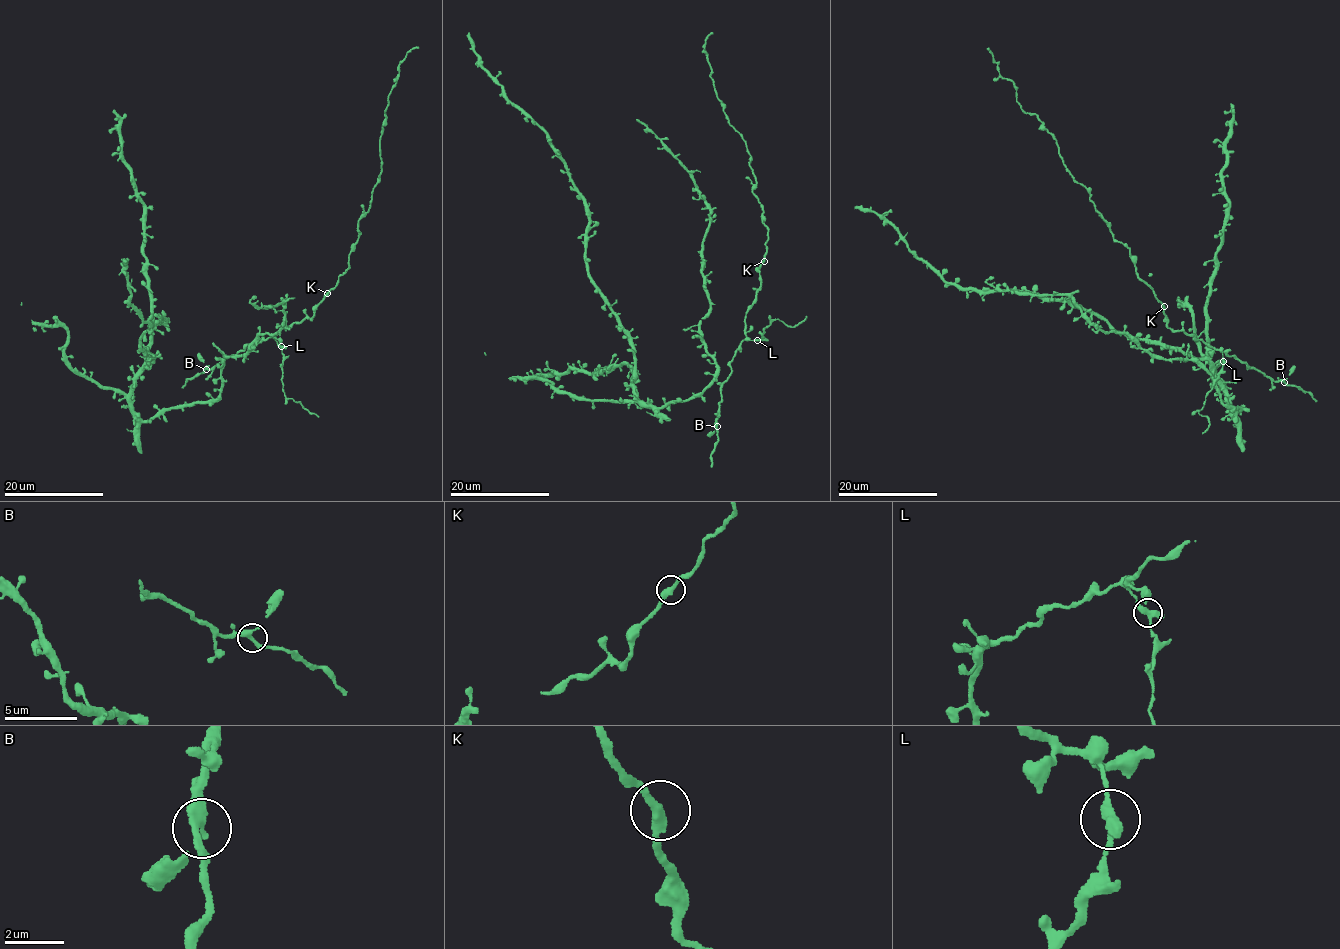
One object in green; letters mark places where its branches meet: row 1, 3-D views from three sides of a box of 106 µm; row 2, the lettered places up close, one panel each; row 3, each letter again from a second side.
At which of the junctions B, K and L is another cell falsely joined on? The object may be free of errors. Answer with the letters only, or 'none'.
L

